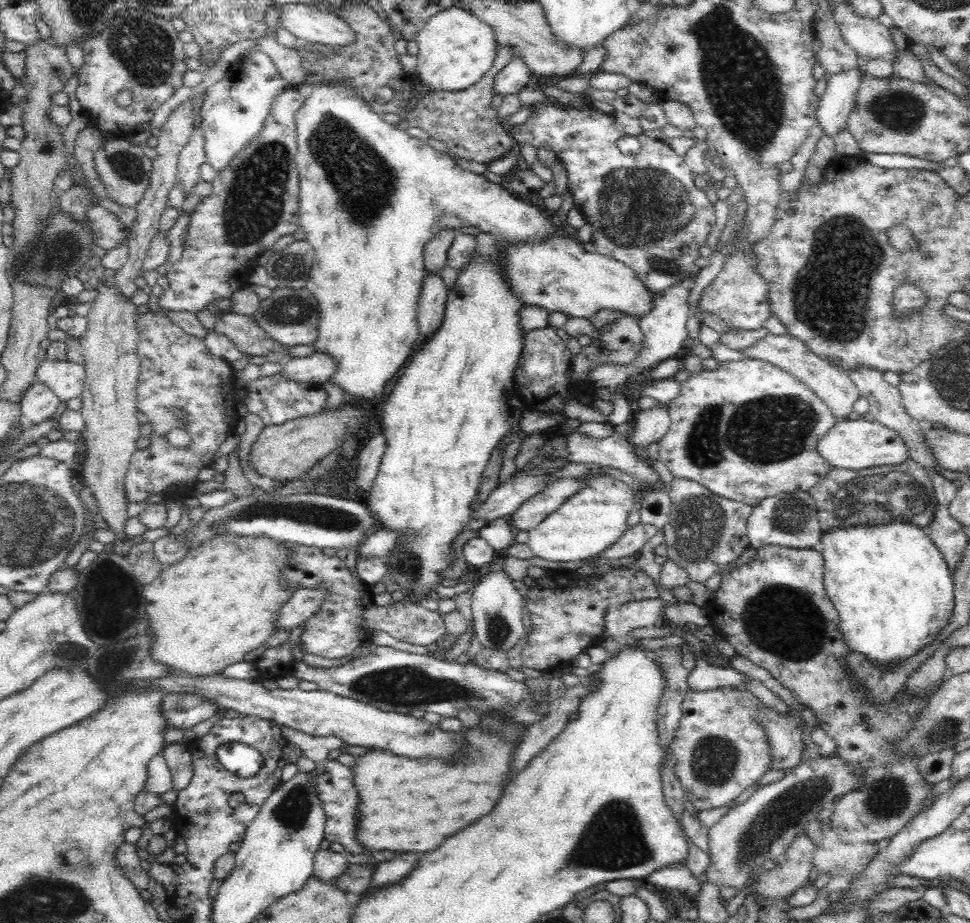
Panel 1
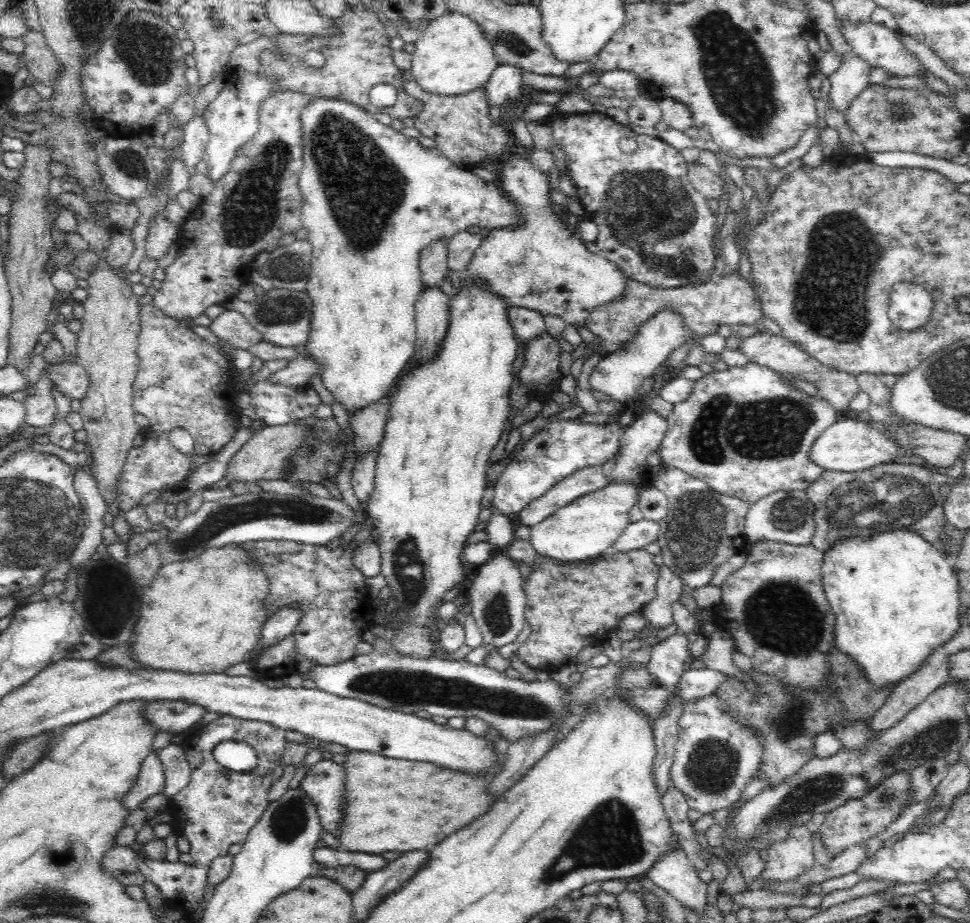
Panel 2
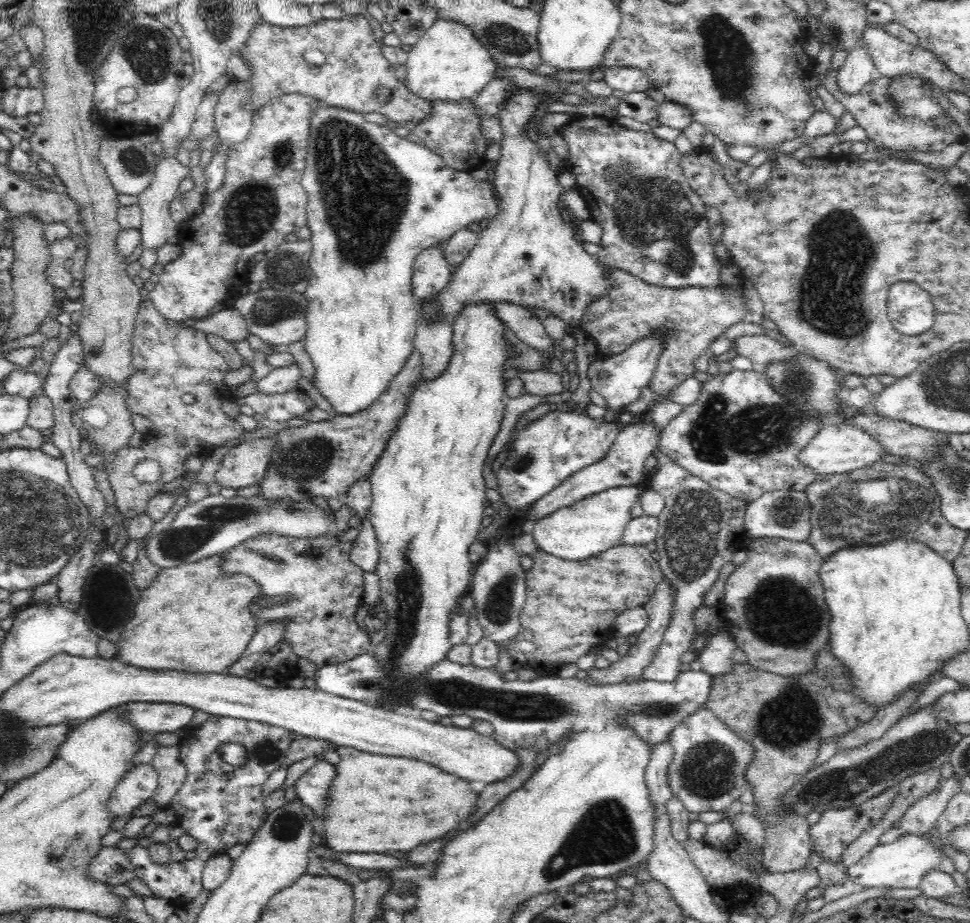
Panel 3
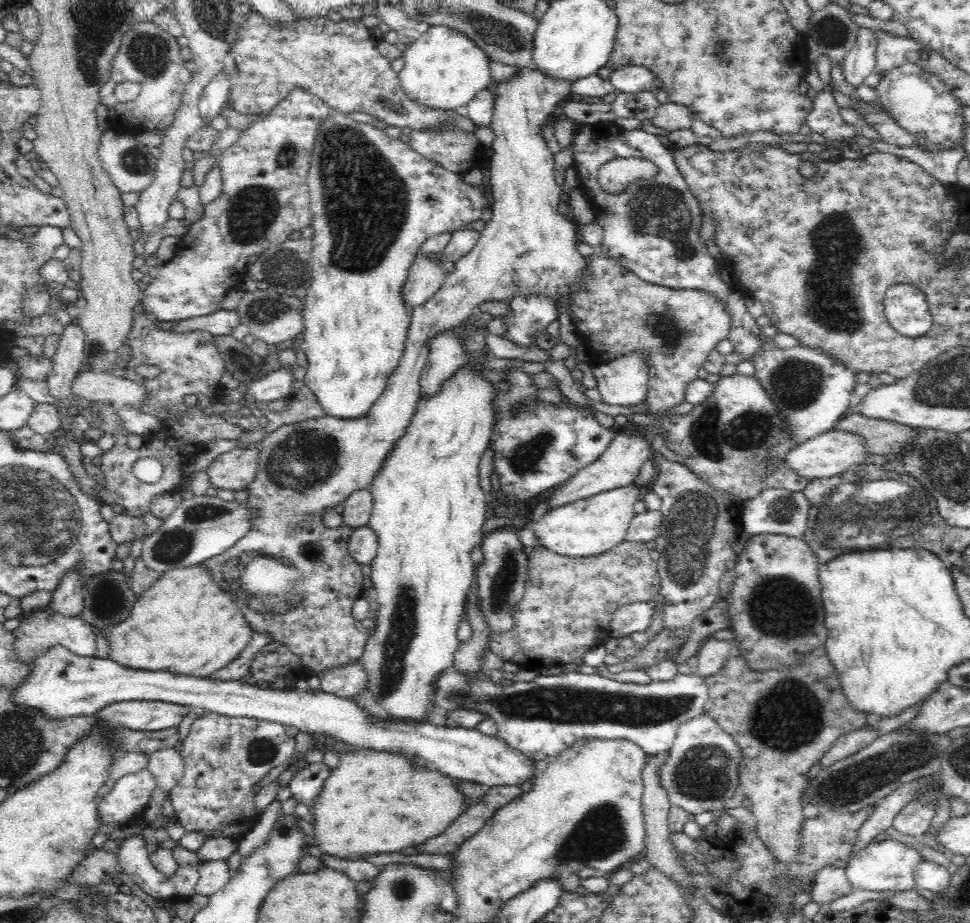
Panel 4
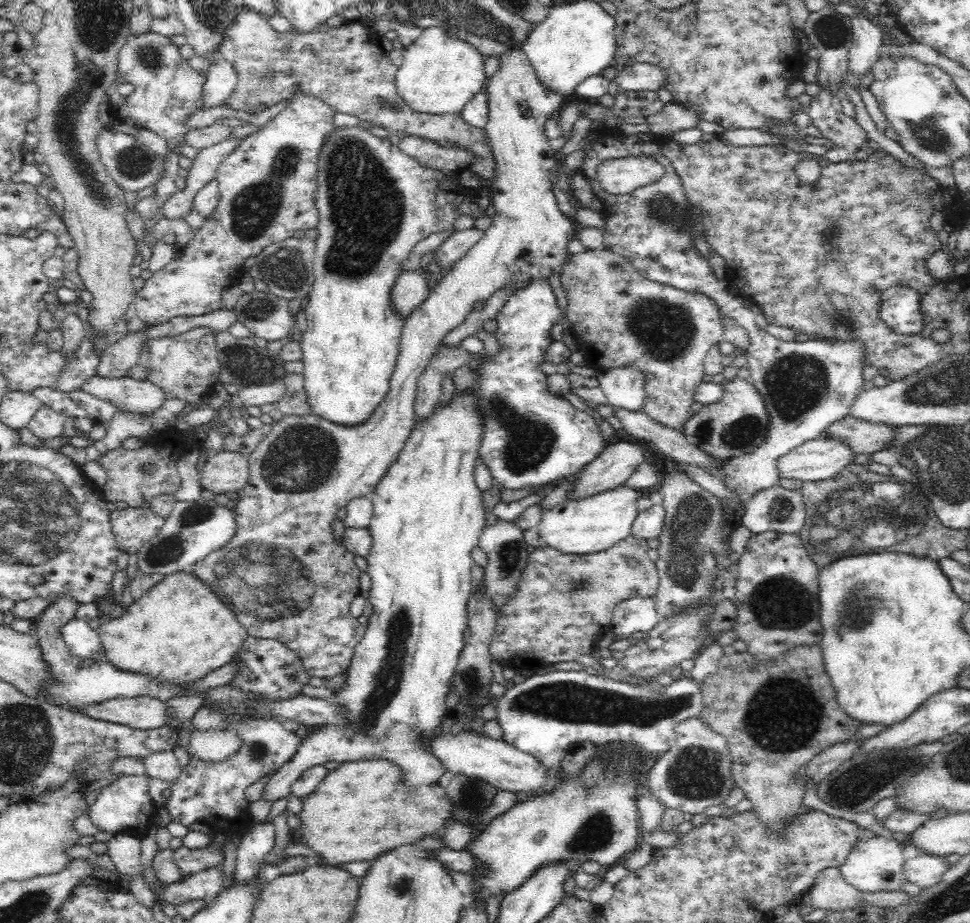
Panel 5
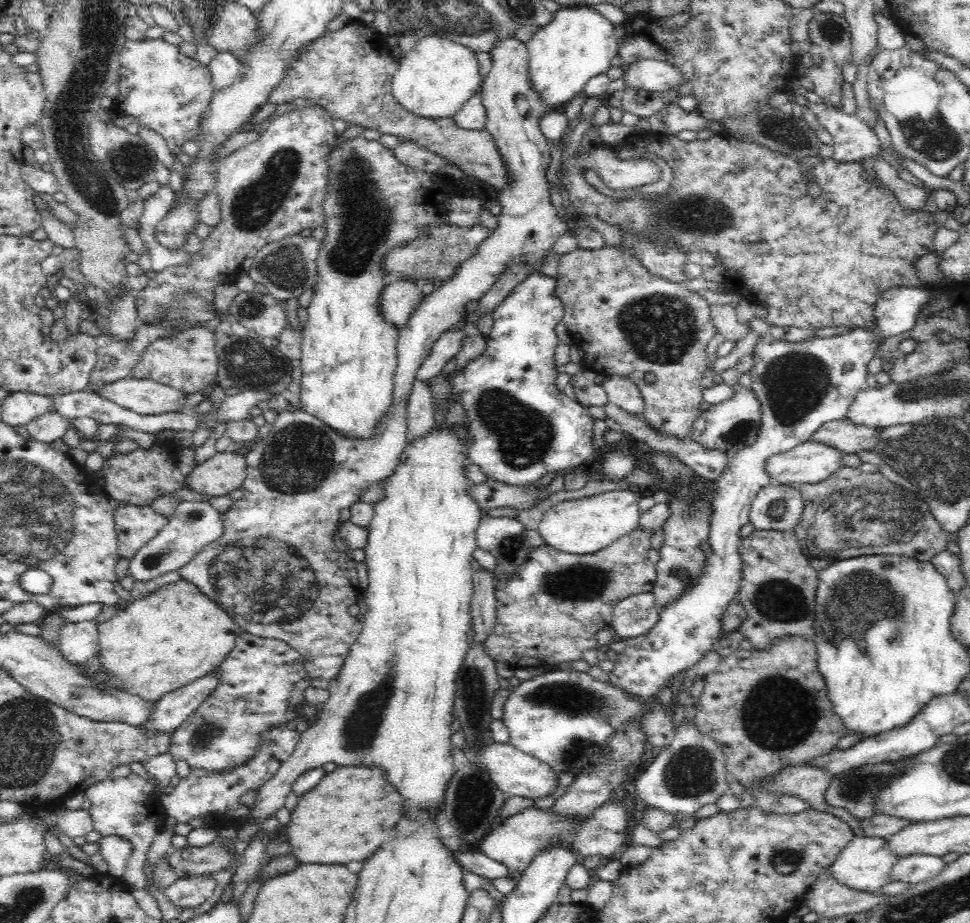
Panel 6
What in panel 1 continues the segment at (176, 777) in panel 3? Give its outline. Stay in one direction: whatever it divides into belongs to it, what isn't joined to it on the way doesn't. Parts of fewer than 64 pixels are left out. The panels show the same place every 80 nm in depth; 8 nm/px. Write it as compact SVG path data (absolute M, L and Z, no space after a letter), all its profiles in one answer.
M174 743L167 745L162 755L172 773L173 789L184 790L193 777L193 753L184 744Z

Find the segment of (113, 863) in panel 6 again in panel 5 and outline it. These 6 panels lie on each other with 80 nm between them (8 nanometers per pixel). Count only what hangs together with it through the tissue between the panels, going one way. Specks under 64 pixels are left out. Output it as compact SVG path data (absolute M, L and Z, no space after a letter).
M120 833L108 841L108 856L118 872L129 877L143 878L145 872L141 859L140 840L134 835Z

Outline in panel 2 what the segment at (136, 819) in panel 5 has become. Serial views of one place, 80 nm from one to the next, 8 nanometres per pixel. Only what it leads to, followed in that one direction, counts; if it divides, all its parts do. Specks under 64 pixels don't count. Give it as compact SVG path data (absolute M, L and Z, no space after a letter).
M157 752L150 753L144 759L138 775L129 793L122 799L123 806L128 810L134 810L146 798L163 792L166 784L165 774Z

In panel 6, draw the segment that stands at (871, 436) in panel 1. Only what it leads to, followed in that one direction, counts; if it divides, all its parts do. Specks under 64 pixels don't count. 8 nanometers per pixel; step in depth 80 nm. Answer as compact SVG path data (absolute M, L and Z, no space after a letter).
M810 440L800 444L800 446L796 446L796 448L792 448L790 452L772 456L766 462L766 472L769 478L774 478L780 485L792 484L792 482L796 482L799 485L814 484L826 480L834 472L840 470L844 456L846 454L836 451L836 449L828 446L828 444Z

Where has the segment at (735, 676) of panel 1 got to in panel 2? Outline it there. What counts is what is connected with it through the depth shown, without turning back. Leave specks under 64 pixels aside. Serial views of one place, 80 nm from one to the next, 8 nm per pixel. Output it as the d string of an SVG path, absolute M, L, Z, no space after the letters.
M708 667L698 668L698 670L687 668L680 678L679 684L679 696L681 696L682 705L690 702L690 700L714 693L723 682L730 678L731 676Z

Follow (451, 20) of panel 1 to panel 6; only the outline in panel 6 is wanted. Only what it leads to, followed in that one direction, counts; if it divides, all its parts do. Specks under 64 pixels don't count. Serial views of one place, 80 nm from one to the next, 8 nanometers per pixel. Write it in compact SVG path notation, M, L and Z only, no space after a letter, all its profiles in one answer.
M428 32L422 37L410 52L403 54L392 77L392 94L406 110L418 117L453 117L481 87L483 76L479 71L478 57L466 45L442 38L437 32Z

